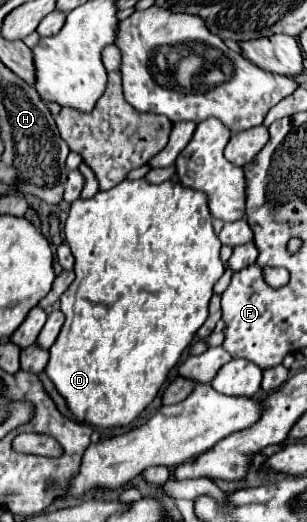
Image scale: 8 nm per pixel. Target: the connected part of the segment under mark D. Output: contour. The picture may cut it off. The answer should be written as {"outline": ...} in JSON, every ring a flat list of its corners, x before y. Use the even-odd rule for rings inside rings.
{"outline":[[143,178,141,180,123,180,119,186,107,190,107,192,97,192,89,200,79,198,71,204,71,210,69,210,69,216,65,222,65,240,75,256,75,276,77,278,61,294,59,302,61,302,61,312,65,314,65,324,63,324,61,334,57,336,55,344,49,350,51,358,49,358,45,372,53,380,59,394,67,400,69,410,77,416,79,422,89,422,89,424,95,424,101,428,127,426,157,396,161,384,167,380,169,370,179,364,183,350,191,344,195,332,207,320,207,306,209,306,209,300,213,296,213,284,219,280,219,276,225,270,223,262,219,258,221,242,215,236,213,226,211,226,211,212,207,206,207,194,193,190,193,188,183,188,177,180,165,180,163,184,149,184]]}

